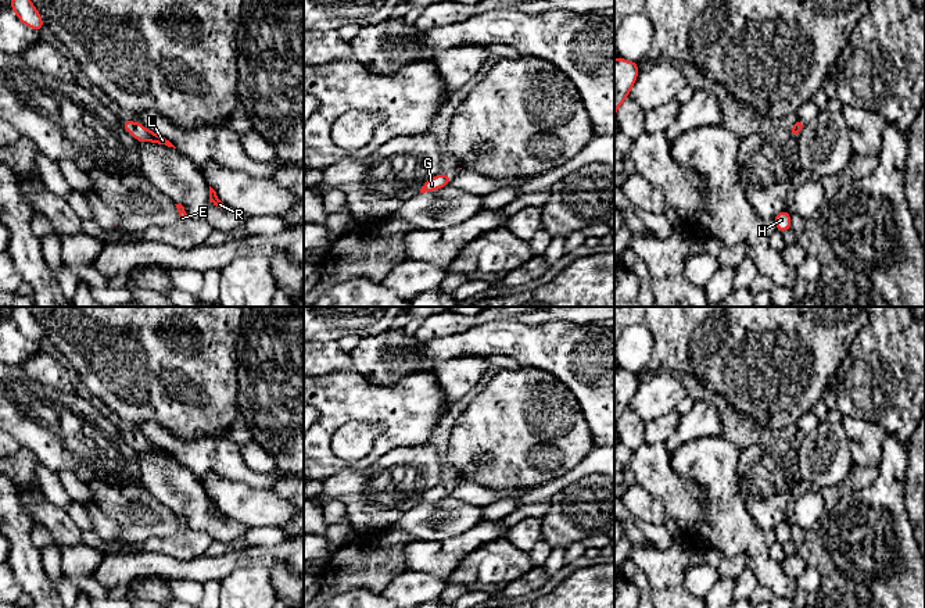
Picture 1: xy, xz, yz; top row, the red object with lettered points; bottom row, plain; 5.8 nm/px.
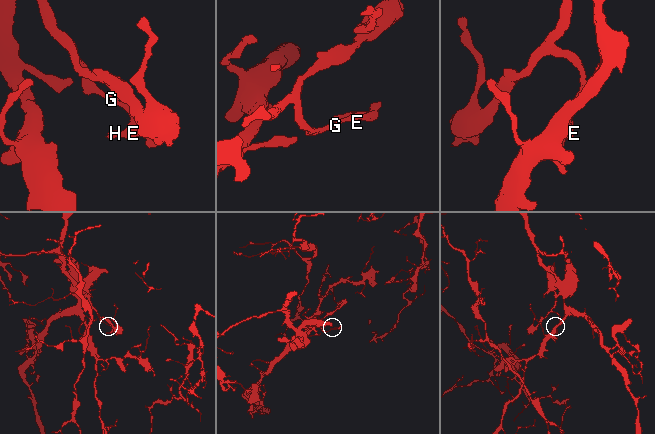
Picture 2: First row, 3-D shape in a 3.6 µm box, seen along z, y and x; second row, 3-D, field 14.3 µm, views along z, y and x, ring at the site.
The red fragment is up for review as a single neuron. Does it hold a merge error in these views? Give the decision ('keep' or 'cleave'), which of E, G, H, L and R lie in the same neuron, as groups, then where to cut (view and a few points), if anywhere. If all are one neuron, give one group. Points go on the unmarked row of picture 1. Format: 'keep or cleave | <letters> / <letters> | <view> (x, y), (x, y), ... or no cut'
keep | E G H L R | no cut

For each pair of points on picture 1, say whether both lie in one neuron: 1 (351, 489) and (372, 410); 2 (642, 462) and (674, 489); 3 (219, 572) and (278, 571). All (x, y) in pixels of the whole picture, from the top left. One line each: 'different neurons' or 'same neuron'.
1: different neurons
2: same neuron
3: different neurons

